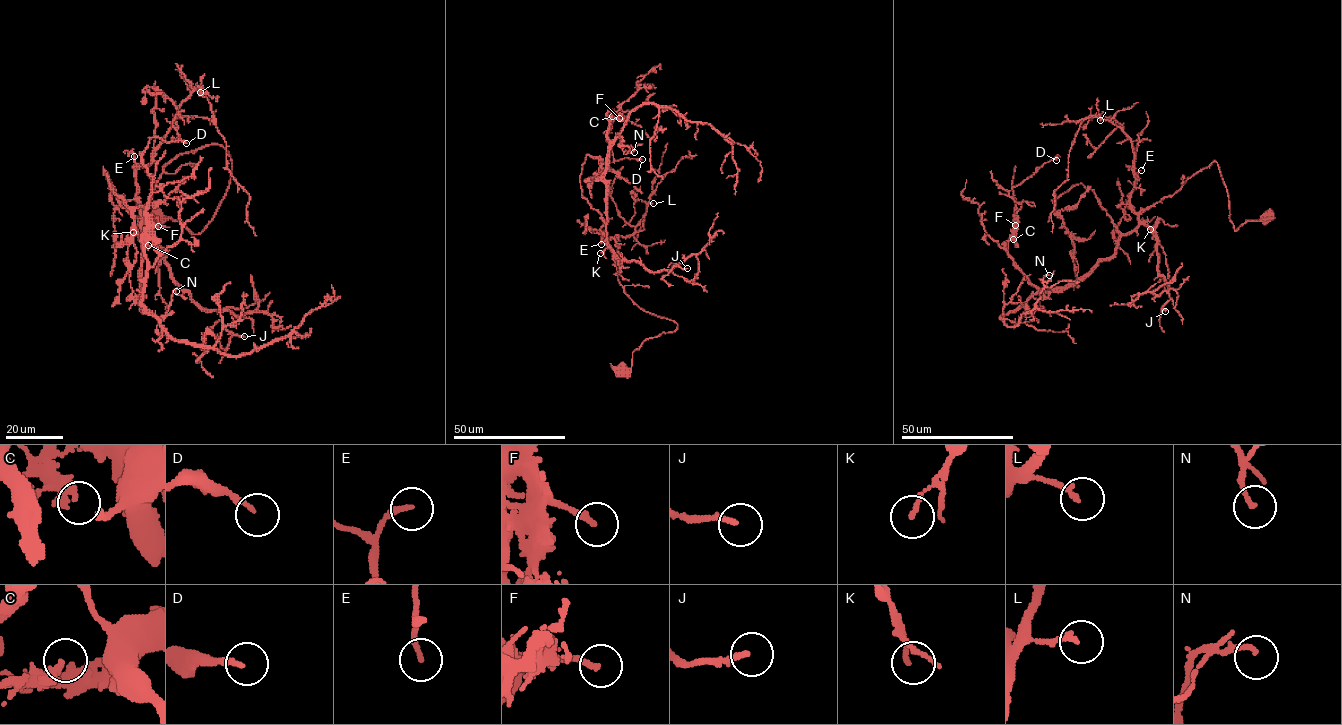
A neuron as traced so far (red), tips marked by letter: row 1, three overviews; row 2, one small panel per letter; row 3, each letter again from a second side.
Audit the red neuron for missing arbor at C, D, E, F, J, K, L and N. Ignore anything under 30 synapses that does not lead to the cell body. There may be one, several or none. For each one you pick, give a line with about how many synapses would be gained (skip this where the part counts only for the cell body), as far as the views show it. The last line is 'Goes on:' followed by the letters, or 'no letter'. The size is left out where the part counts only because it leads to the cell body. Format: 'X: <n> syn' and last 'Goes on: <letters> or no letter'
E: 35 syn
Goes on: E

